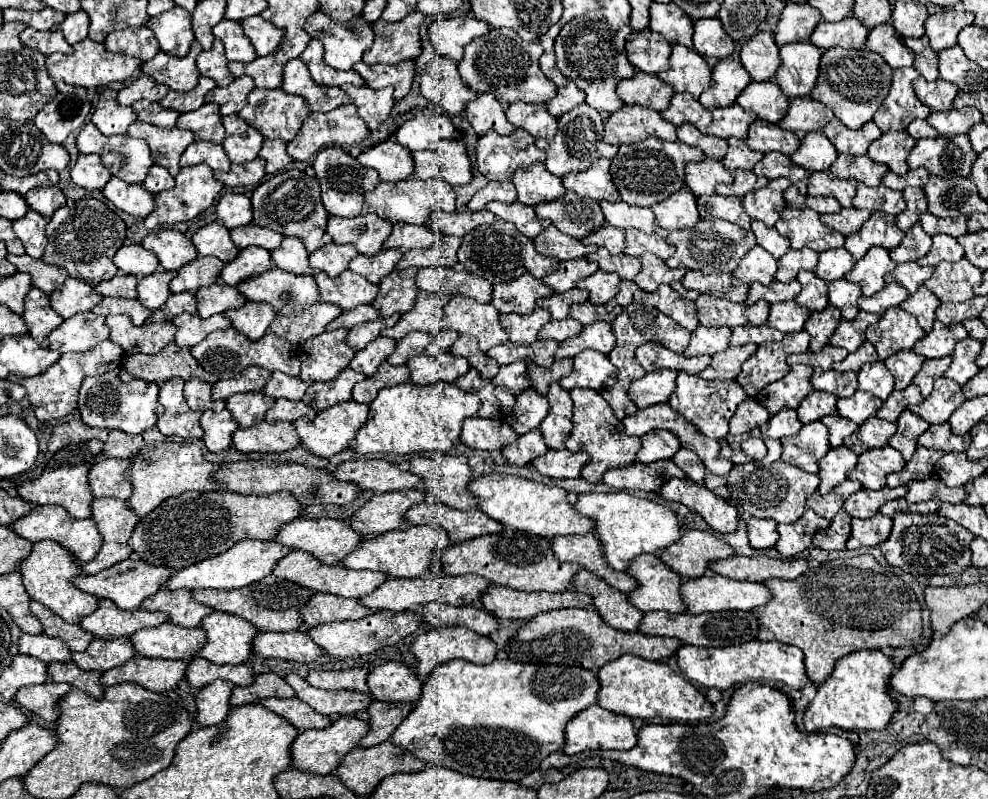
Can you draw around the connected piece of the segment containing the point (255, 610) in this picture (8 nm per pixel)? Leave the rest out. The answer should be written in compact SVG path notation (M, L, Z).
M267 575L265 579L247 585L243 589L237 591L215 591L215 589L201 589L201 591L193 591L193 599L197 603L203 603L211 609L223 611L223 613L231 613L237 617L245 617L249 623L253 623L257 627L257 631L265 633L265 631L293 631L301 625L299 619L299 605L305 603L313 593L305 587L299 587L291 581L283 581L277 579L273 575Z

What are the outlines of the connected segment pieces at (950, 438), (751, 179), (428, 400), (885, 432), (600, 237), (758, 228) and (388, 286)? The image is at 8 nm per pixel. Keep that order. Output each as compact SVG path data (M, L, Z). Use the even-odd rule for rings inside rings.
M949 423L931 425L919 439L917 445L939 449L939 451L967 451L971 439L969 435L953 435L949 429Z
M735 171L735 181L731 185L717 185L715 191L719 195L735 195L735 197L743 197L749 191L761 189L769 183L769 179L765 177L757 177L753 175L753 171Z
M403 383L385 387L369 403L369 419L355 437L357 455L369 453L433 453L449 451L459 439L461 425L467 417L477 415L479 399L473 393L461 391L455 383L433 383L419 387Z
M869 417L853 435L849 435L849 439L845 439L845 447L851 449L853 453L861 455L867 449L873 447L885 447L887 439L897 431L895 423L889 421L881 421L879 417Z
M603 225L601 229L597 229L589 237L585 237L583 243L605 247L611 255L617 255L625 249L625 231L617 229L617 227L611 227L611 225Z
M753 221L751 229L755 233L757 245L761 245L765 251L769 251L775 259L779 259L789 249L789 239L785 239L777 229L765 227L761 221Z
M409 267L403 271L395 269L385 279L381 279L379 293L377 293L375 301L371 303L375 309L381 311L381 317L391 317L393 313L403 315L415 305L417 271L419 271L417 267Z

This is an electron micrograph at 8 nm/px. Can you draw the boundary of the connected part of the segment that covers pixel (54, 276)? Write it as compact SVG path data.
M7 255L7 259L19 271L29 273L33 277L33 285L45 293L53 293L69 277L69 273L63 267L47 265L41 259L33 259L29 255Z

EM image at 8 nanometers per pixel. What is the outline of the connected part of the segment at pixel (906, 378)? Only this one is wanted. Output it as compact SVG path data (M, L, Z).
M897 351L897 355L891 355L883 363L895 377L895 389L905 389L919 373L923 361L925 359L913 351Z

